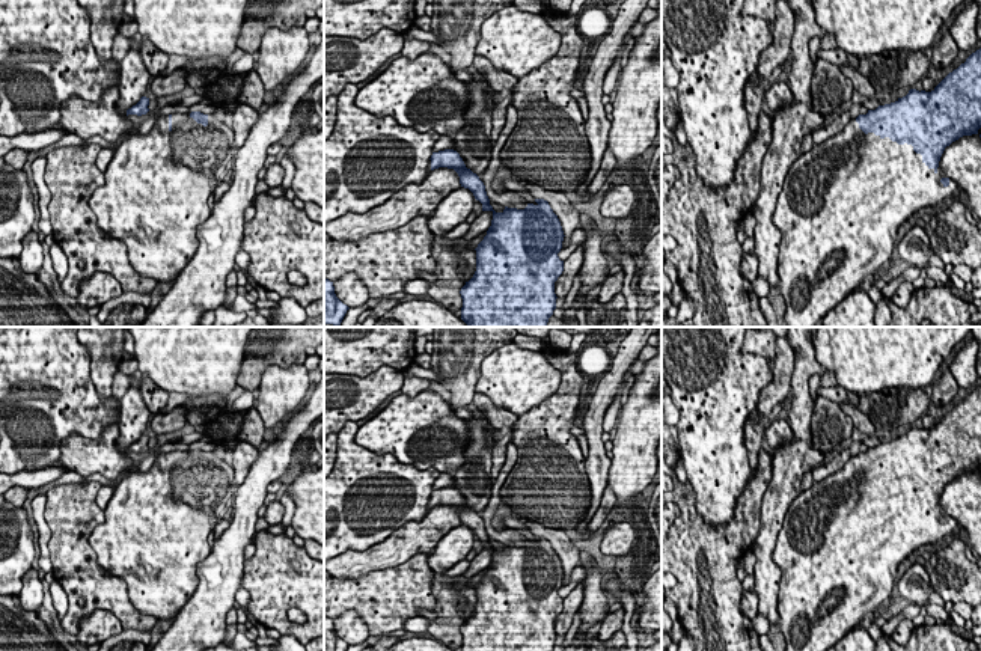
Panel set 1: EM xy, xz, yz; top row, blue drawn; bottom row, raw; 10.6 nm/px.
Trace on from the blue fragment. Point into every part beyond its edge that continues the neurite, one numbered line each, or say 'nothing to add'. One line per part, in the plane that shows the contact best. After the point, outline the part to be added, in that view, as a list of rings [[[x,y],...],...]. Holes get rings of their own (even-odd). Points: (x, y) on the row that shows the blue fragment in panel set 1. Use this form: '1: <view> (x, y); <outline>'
1: yz (843, 202); [[[854,119],[793,163],[773,223],[781,231],[776,273],[788,327],[815,327],[865,277],[885,264],[900,226],[927,206],[951,197],[957,182],[930,169],[912,145],[865,134]]]

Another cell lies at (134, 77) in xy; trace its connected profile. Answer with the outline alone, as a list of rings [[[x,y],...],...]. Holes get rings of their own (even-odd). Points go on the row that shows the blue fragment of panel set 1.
[[[133,42],[125,57],[119,62],[119,99],[116,108],[127,116],[127,110],[136,105],[145,96],[151,74],[142,62],[139,45]]]

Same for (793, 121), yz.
[[[788,0],[788,3],[794,12],[788,74],[788,87],[794,101],[775,112],[772,143],[762,160],[759,196],[753,205],[755,228],[752,237],[759,262],[758,274],[769,282],[770,288],[779,285],[776,267],[781,231],[773,223],[778,199],[790,167],[802,154],[802,139],[824,124],[824,116],[812,110],[814,63],[809,56],[809,41],[814,36],[823,38],[826,32],[815,21],[812,0]]]

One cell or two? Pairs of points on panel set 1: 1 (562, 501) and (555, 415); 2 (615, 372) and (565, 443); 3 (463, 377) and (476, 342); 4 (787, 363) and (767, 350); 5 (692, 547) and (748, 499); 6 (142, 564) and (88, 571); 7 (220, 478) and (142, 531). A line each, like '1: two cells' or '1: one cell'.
1: one cell
2: two cells
3: one cell
4: two cells
5: one cell
6: two cells
7: one cell

